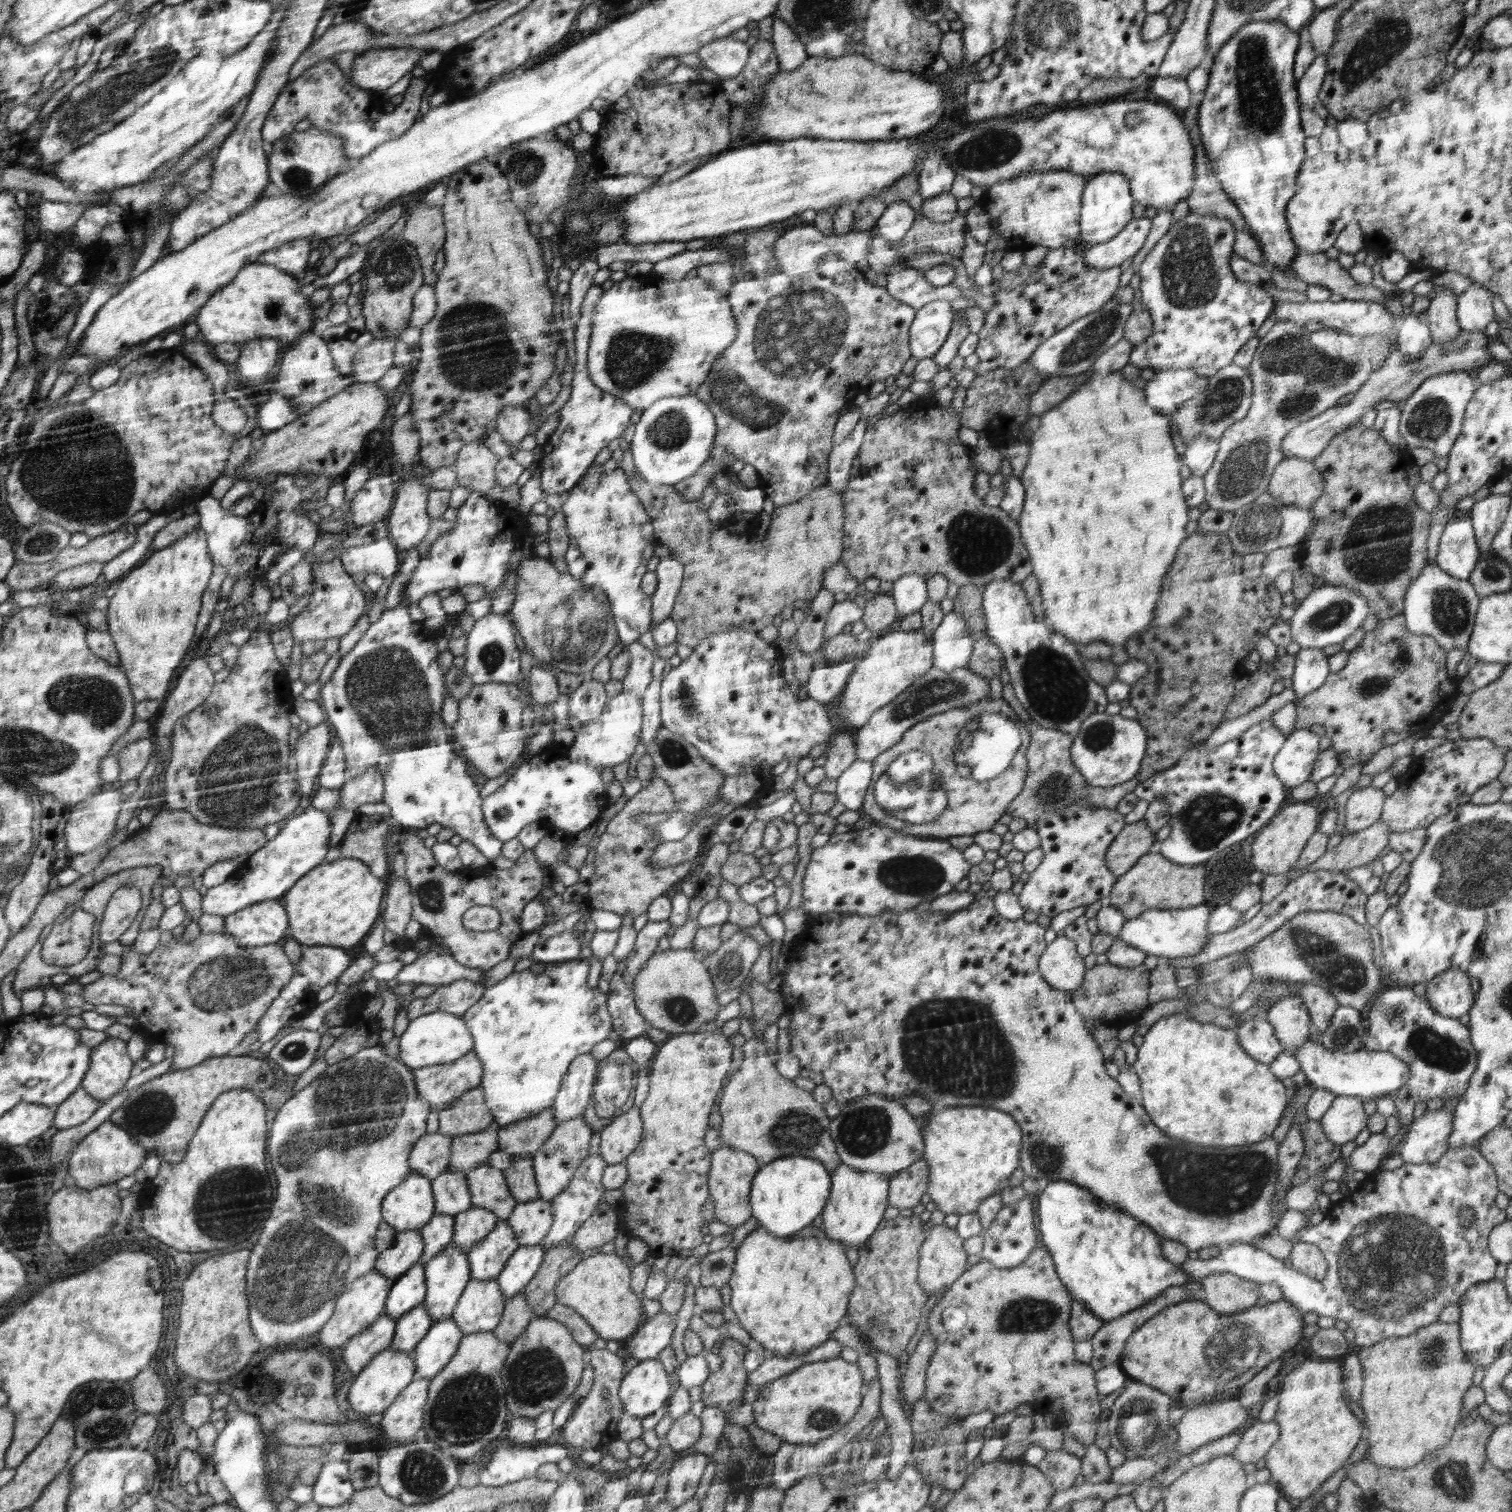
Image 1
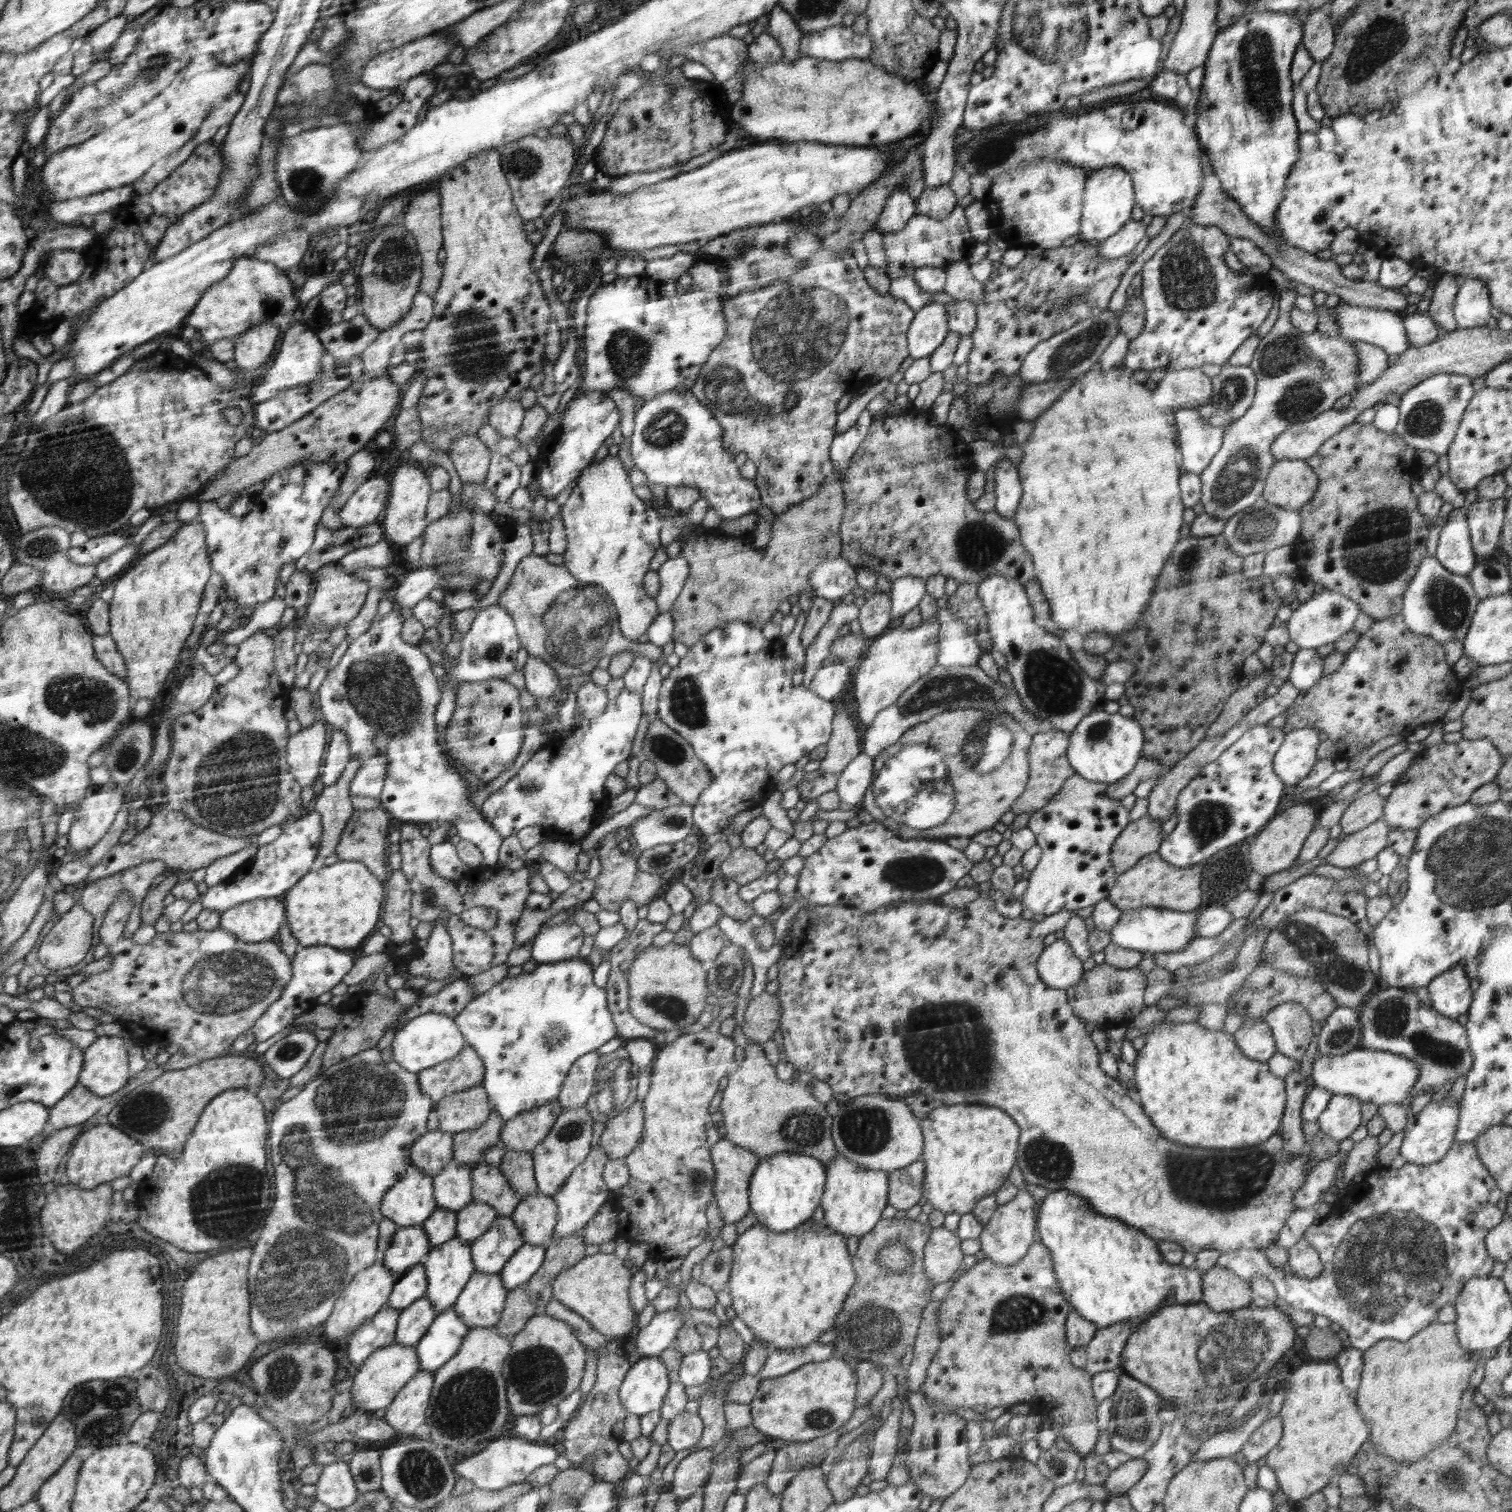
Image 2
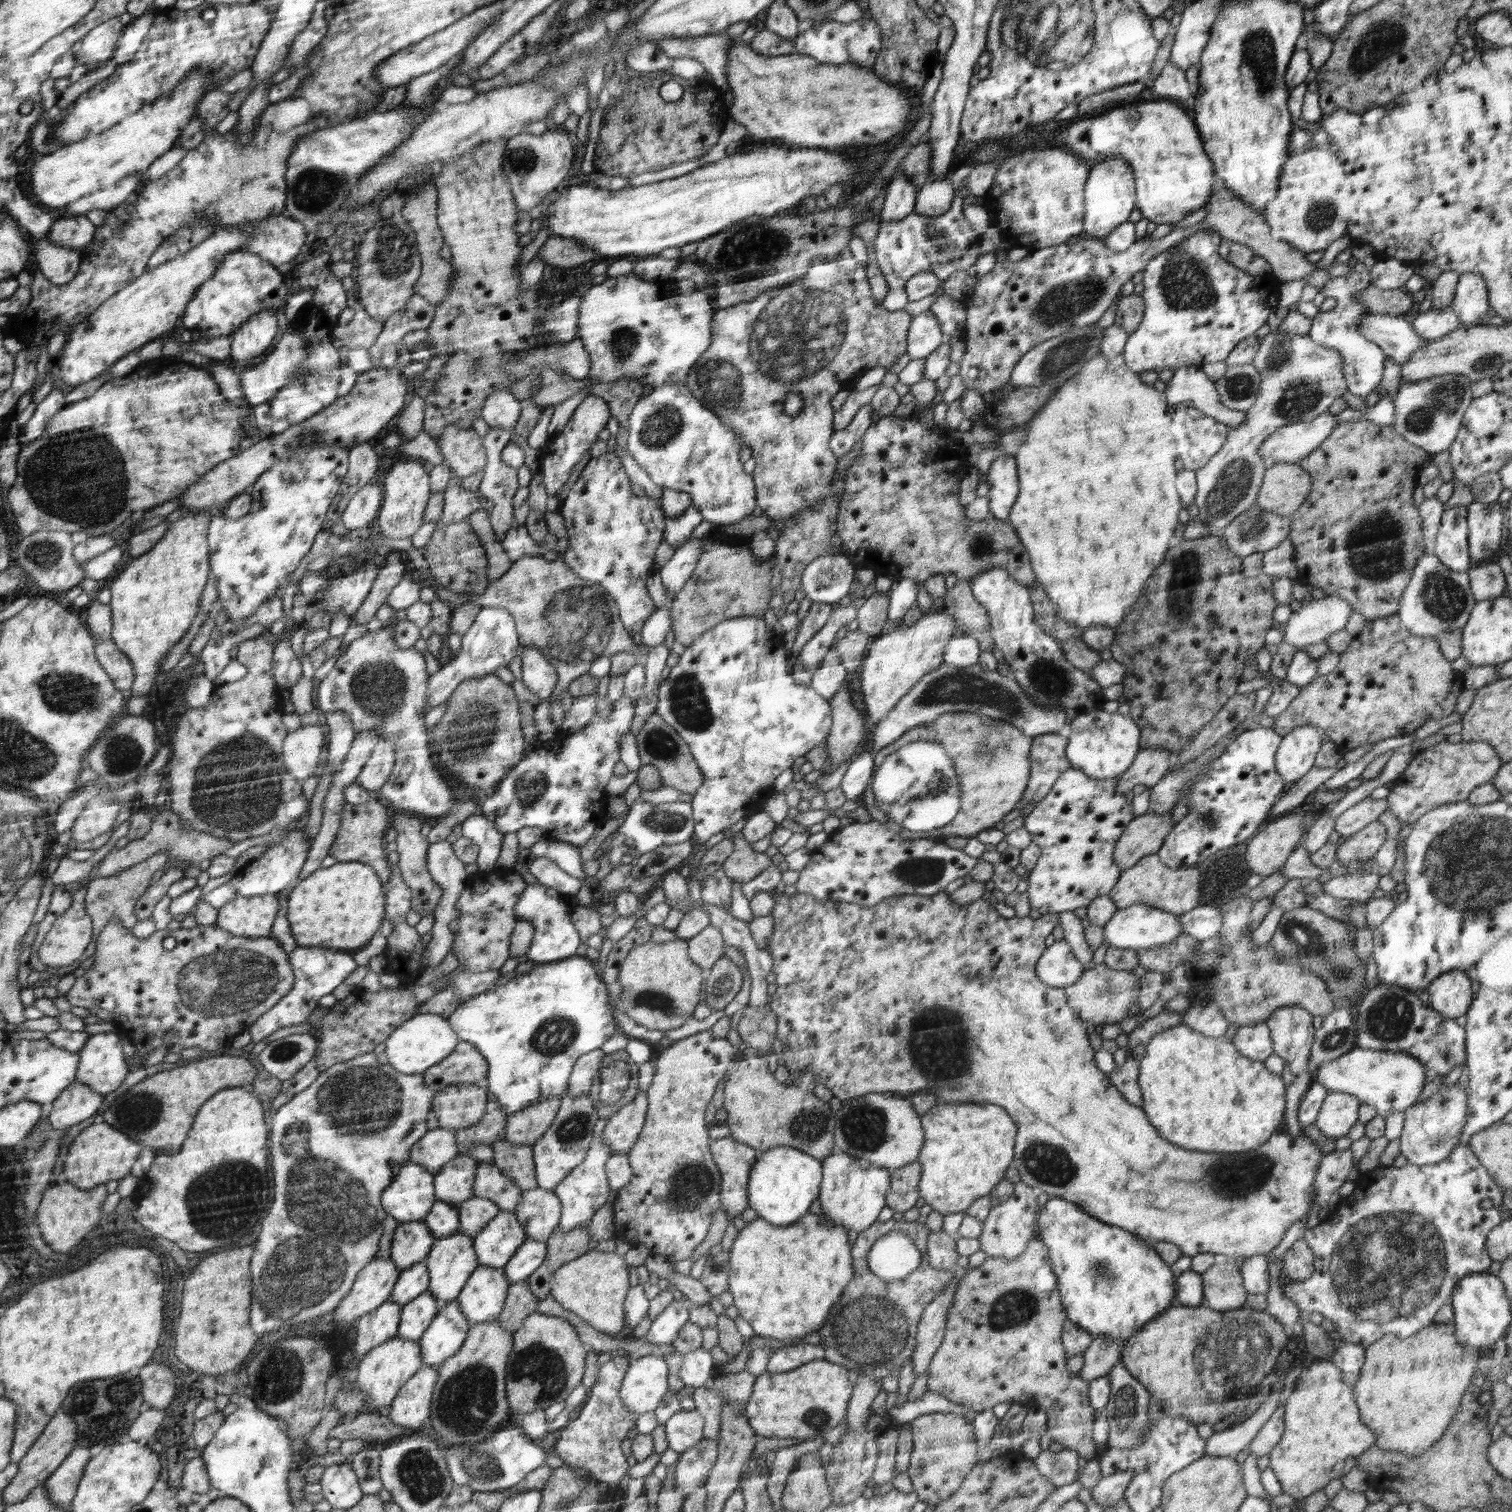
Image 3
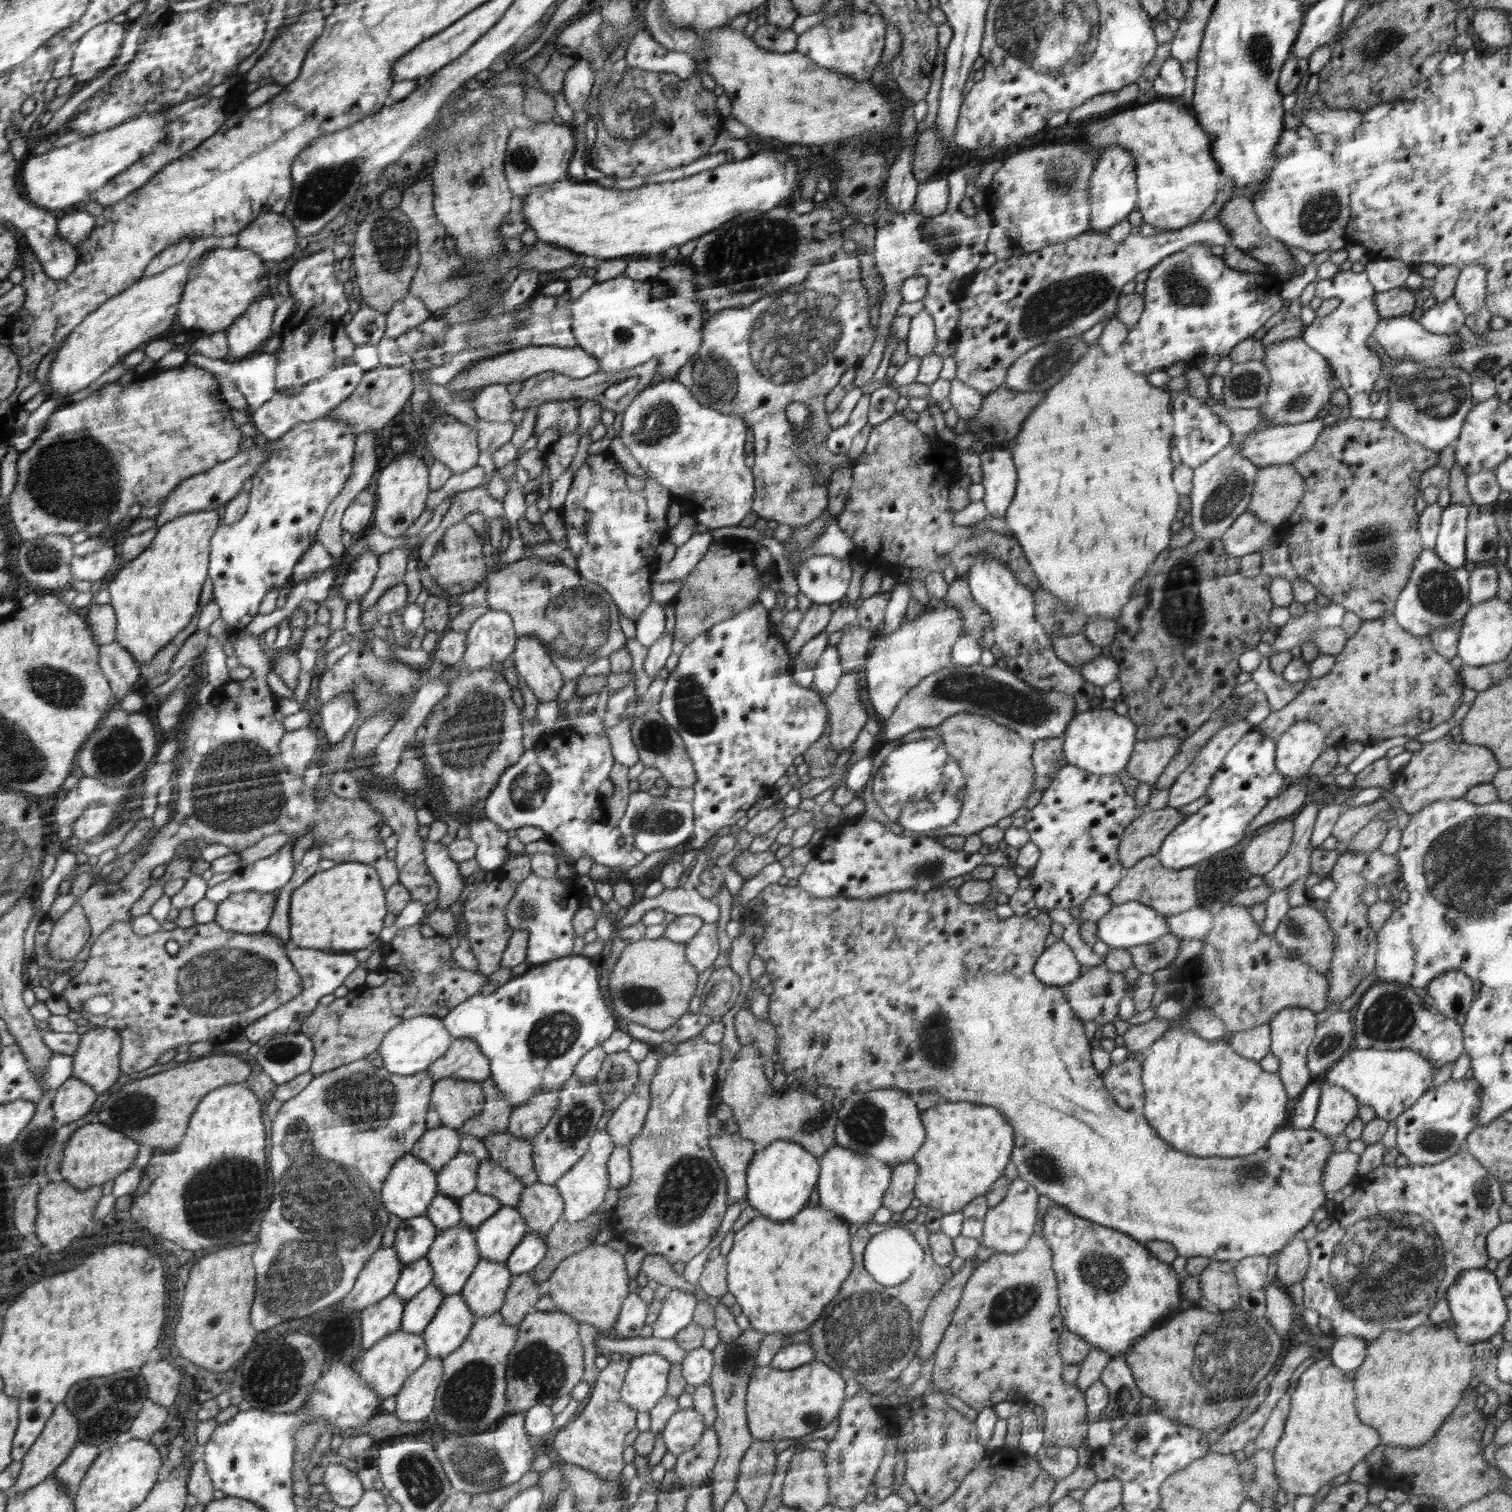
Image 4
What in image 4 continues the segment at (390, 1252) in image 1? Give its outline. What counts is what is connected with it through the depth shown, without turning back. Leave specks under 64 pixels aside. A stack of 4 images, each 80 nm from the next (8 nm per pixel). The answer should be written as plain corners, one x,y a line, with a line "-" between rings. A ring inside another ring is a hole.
426,1214
401,1219
393,1246
398,1251
403,1267
426,1257
437,1236
435,1223

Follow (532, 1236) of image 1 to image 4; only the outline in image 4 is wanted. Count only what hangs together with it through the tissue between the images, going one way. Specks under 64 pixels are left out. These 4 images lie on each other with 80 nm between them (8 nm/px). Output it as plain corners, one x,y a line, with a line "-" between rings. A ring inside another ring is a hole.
538,1180
534,1185
526,1185
522,1200
515,1208
519,1210
530,1233
545,1237
556,1221
561,1219
566,1203
555,1185

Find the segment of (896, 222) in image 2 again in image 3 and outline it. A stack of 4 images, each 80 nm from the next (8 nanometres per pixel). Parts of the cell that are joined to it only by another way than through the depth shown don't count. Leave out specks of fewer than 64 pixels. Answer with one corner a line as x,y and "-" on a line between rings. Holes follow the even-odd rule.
896,174
887,187
881,222
898,222
914,213
917,196
913,182
904,174

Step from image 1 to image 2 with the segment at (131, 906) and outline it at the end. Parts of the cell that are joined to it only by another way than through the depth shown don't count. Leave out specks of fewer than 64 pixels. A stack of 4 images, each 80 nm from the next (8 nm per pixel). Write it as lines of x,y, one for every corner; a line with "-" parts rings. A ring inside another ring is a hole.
120,894
101,930
101,942
109,946
108,955
116,959
114,966
102,974
88,976
72,993
80,1007
99,1008
113,1014
117,1017
116,1022
125,1026
131,1037
142,1042
143,1046
152,1042
162,1042
165,1046
177,1044
184,1056
194,1057
199,1063
211,1061
256,1024
268,1007
282,996
282,988
292,978
291,958
284,954
277,940
244,942
232,931
199,928
194,932
167,931
152,944
141,945
126,934
133,910
133,894

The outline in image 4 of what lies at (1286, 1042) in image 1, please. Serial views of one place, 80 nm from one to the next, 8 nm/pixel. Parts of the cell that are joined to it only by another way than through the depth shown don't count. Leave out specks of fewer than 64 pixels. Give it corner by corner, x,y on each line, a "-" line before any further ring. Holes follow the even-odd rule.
1288,1008
1276,1013
1268,1026
1271,1030
1271,1054
1280,1061
1277,1074
1280,1075
1288,1098
1298,1098
1312,1077
1307,1068
1307,1052
1315,1036
1316,1013
1307,1008

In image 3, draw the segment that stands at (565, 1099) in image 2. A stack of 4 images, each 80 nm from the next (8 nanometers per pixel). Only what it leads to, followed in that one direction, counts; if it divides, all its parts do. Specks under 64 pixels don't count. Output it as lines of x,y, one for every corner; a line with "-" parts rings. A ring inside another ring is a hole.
601,1048
596,1049
577,1059
573,1072
570,1074
569,1083
566,1086
566,1093
572,1093
577,1098
582,1093
590,1092
593,1081
597,1079
601,1070
600,1063
605,1056
602,1051

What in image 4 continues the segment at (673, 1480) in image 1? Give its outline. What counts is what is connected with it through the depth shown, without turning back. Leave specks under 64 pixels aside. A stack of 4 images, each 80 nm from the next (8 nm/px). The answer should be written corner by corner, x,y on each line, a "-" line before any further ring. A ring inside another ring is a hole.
705,1427
694,1448
677,1456
676,1477
686,1490
696,1490
710,1478
712,1468
718,1464
718,1434
712,1427

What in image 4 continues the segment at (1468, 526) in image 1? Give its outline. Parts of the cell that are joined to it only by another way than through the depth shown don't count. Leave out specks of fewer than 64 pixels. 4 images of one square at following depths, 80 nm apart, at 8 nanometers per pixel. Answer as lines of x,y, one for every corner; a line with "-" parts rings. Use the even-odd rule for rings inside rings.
1450,503
1441,515
1435,552
1448,566
1459,569
1466,564
1466,536
1469,506

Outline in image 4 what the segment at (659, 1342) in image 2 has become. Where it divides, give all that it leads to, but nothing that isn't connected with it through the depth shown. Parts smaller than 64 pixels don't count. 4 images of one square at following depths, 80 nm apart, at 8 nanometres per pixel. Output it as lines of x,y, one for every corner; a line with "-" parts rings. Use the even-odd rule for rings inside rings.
672,1288
665,1297
658,1318
651,1324
652,1337
673,1339
693,1321
697,1303
693,1294

